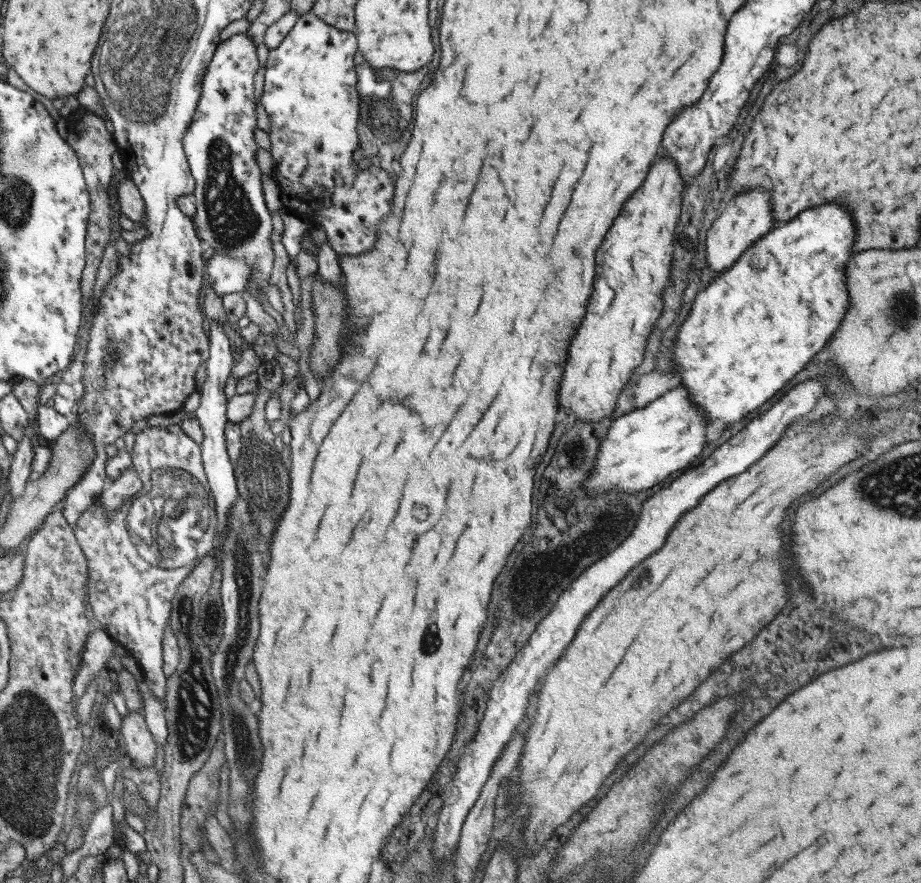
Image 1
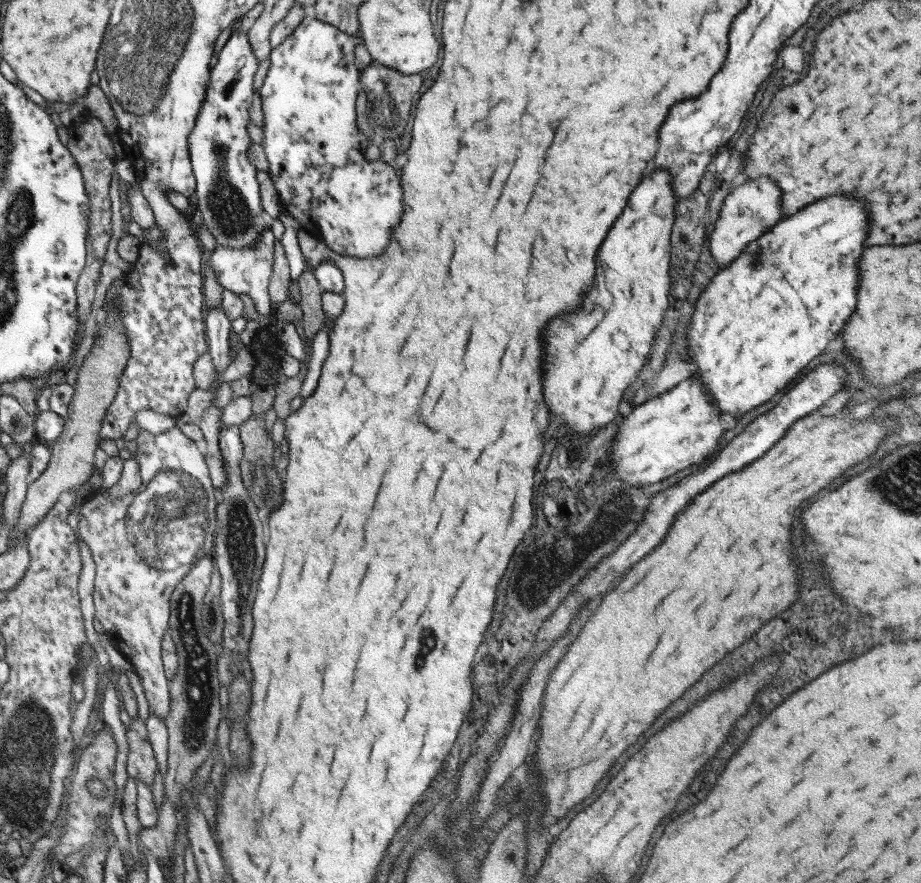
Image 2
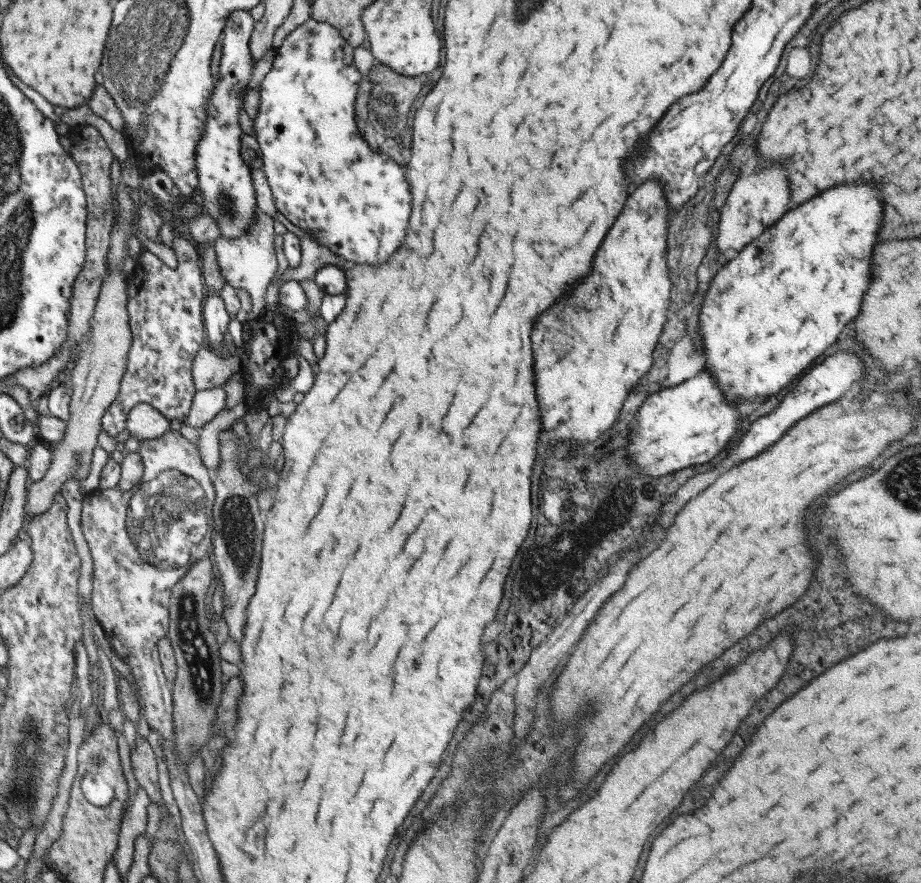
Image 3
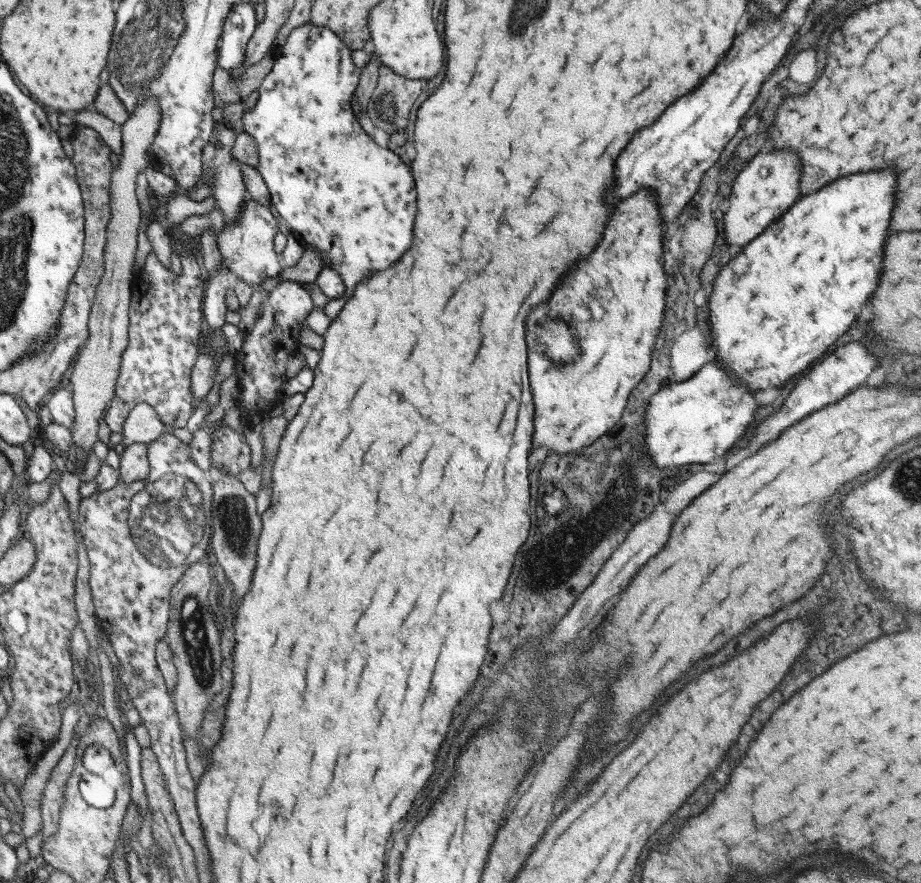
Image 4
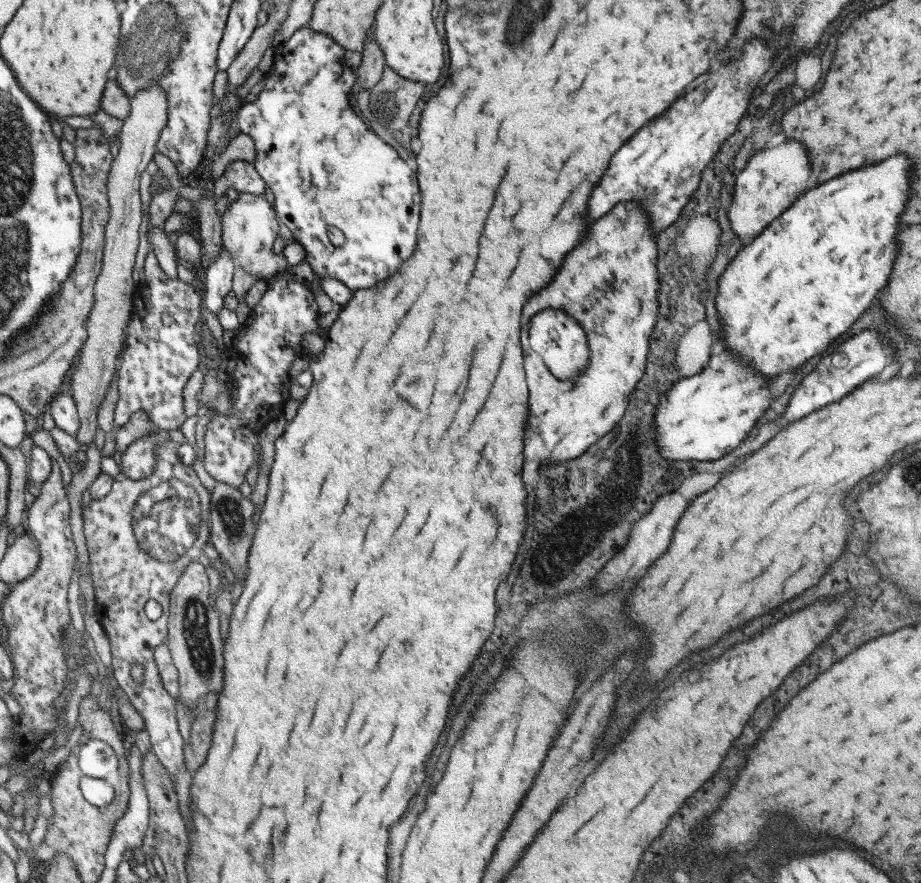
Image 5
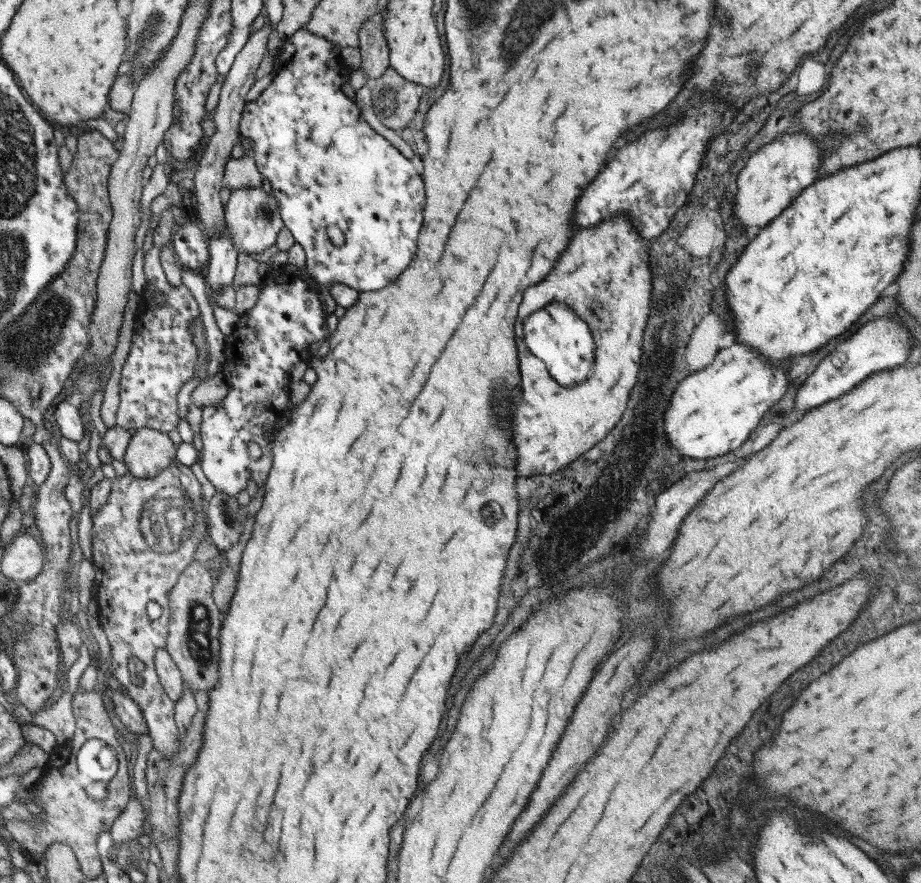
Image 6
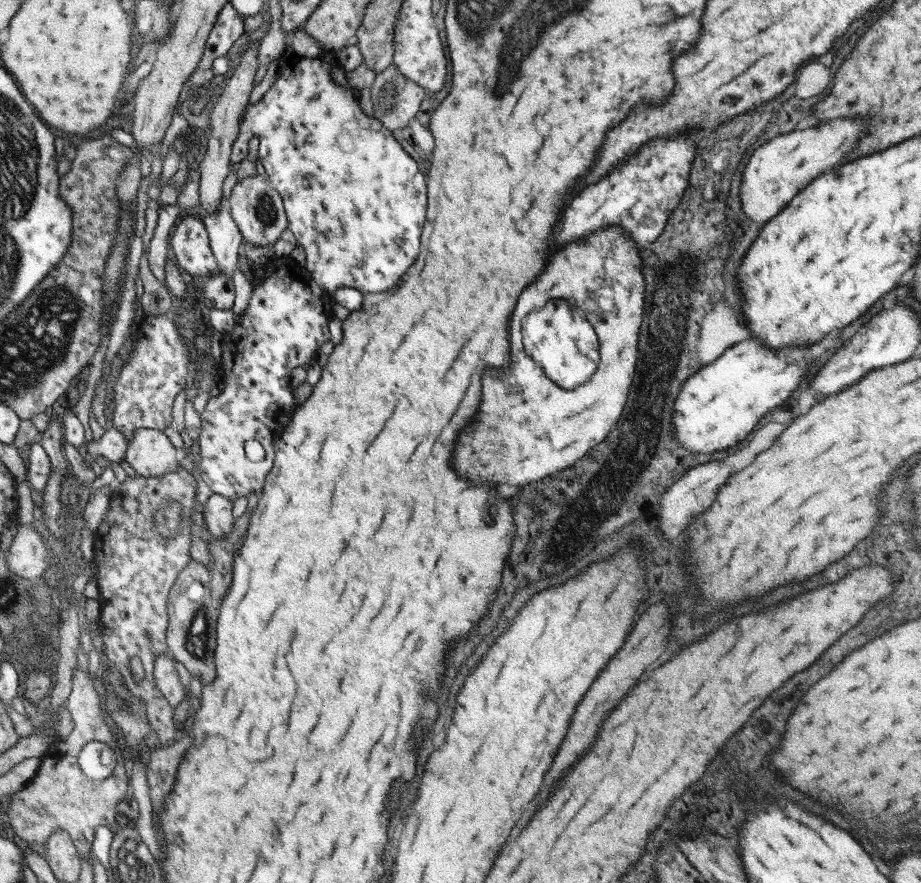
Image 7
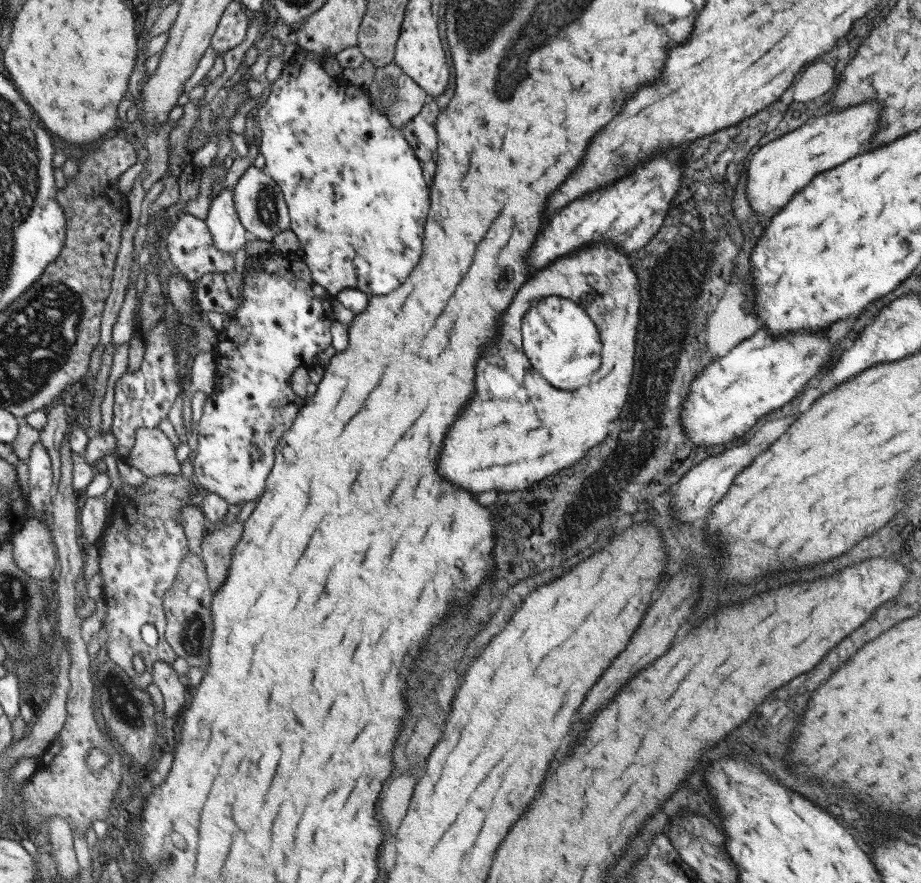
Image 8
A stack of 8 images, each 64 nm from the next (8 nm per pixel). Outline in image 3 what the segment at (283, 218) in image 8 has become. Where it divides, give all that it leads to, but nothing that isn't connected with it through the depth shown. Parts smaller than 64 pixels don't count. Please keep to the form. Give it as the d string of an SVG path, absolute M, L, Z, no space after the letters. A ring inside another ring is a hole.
M256 209L256 219L252 221L250 229L234 239L230 237L219 237L215 241L214 250L218 259L218 268L222 271L224 282L238 289L244 289L250 293L253 302L253 318L258 322L266 313L266 308L271 305L266 302L266 289L271 281L276 277L278 263L276 252L274 251L274 240L276 236L276 221L272 215L268 215Z

